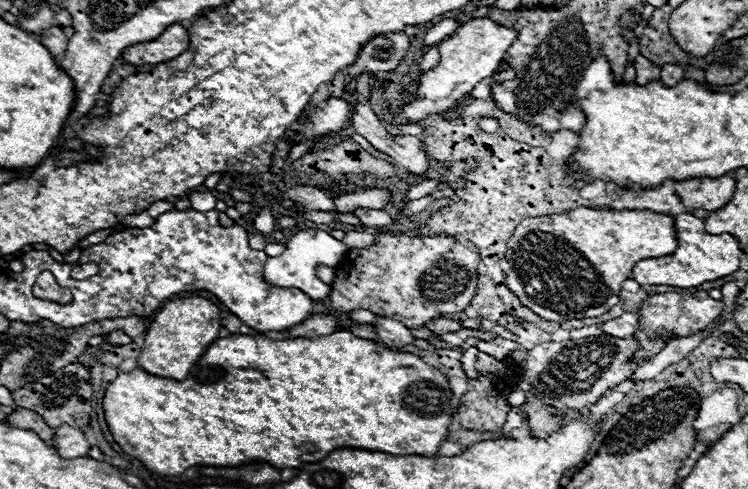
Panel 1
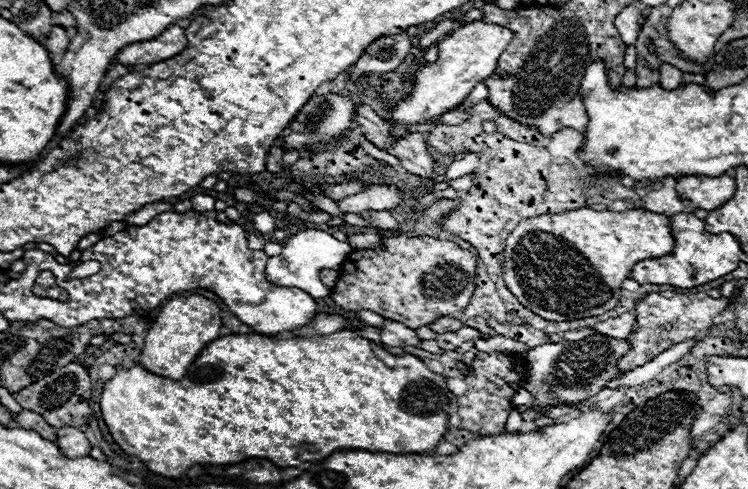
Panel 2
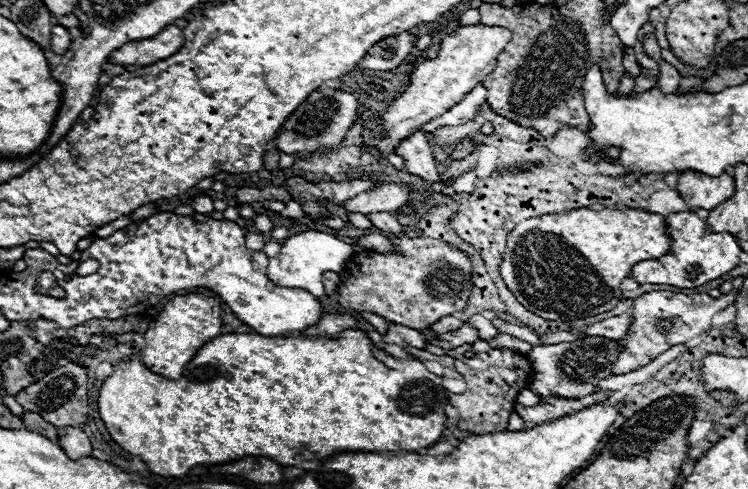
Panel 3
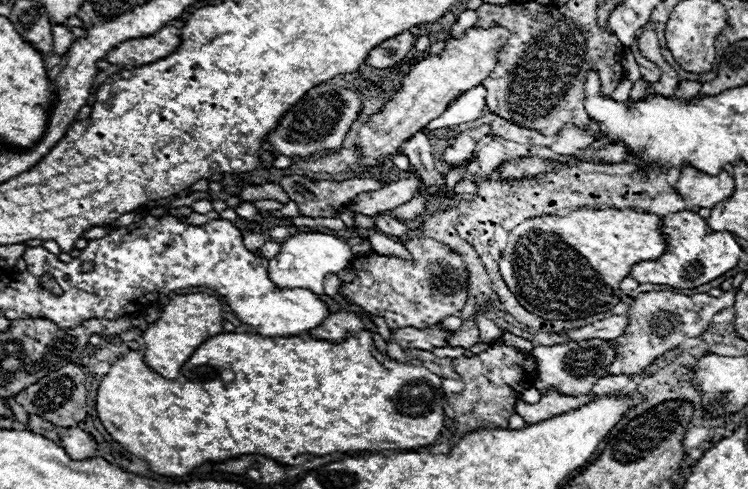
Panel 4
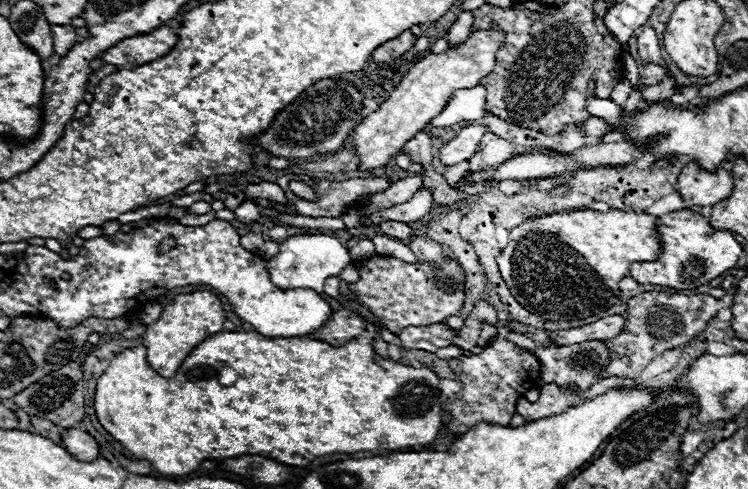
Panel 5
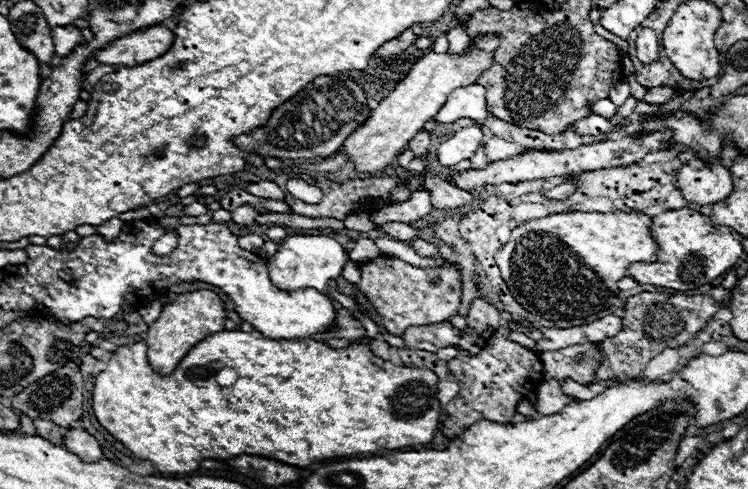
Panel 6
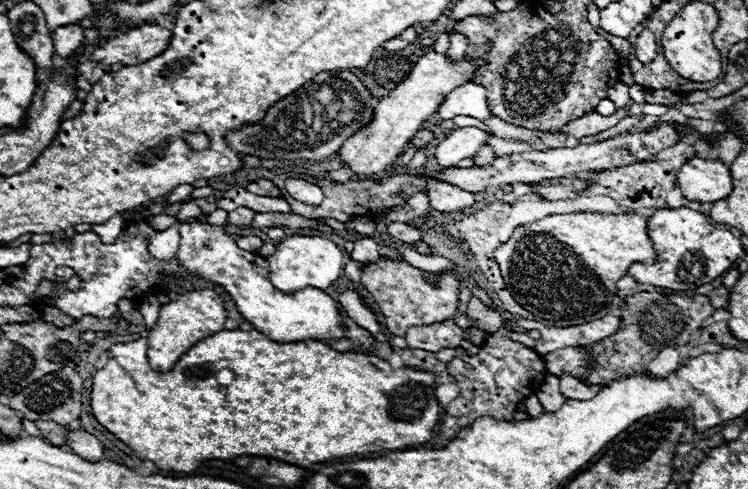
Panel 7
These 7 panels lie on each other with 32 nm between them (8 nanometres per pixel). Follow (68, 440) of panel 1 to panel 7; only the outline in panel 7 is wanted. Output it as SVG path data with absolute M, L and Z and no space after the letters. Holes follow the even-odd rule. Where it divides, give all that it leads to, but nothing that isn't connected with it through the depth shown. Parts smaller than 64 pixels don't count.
M84 430L68 432L68 446L74 454L78 454L80 458L86 458L86 460L102 460L102 456L104 456L102 442Z

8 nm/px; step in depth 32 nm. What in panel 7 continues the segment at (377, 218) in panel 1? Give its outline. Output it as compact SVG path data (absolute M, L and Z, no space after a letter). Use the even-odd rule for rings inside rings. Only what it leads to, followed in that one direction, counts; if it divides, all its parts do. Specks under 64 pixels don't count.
M390 222L388 224L388 234L398 238L404 244L410 244L410 246L414 246L416 242L422 242L422 232L418 228L410 228L404 222Z

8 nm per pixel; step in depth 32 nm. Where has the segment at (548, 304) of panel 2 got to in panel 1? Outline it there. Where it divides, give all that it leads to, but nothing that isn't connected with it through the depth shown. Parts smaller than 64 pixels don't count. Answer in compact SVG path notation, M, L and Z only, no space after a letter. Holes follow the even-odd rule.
M576 208L564 214L538 216L522 220L508 240L506 262L508 272L504 274L508 288L518 296L518 300L530 308L534 314L552 322L592 318L608 312L620 302L622 282L632 278L632 268L636 262L646 258L668 256L676 250L674 218L658 214L652 210L594 210Z

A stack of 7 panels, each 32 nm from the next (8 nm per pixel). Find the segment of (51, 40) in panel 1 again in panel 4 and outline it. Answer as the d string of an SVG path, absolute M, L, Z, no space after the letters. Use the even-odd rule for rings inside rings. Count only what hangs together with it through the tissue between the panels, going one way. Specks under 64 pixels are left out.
M62 24L52 26L52 38L54 38L54 52L60 56L64 56L76 40L72 30L68 26L62 26Z

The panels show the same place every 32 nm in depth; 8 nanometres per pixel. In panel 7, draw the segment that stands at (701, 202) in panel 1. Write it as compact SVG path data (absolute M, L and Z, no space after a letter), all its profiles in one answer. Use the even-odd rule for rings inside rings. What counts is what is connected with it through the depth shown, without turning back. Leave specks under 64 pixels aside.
M690 158L676 174L684 198L698 202L716 202L732 192L730 168L714 158Z

